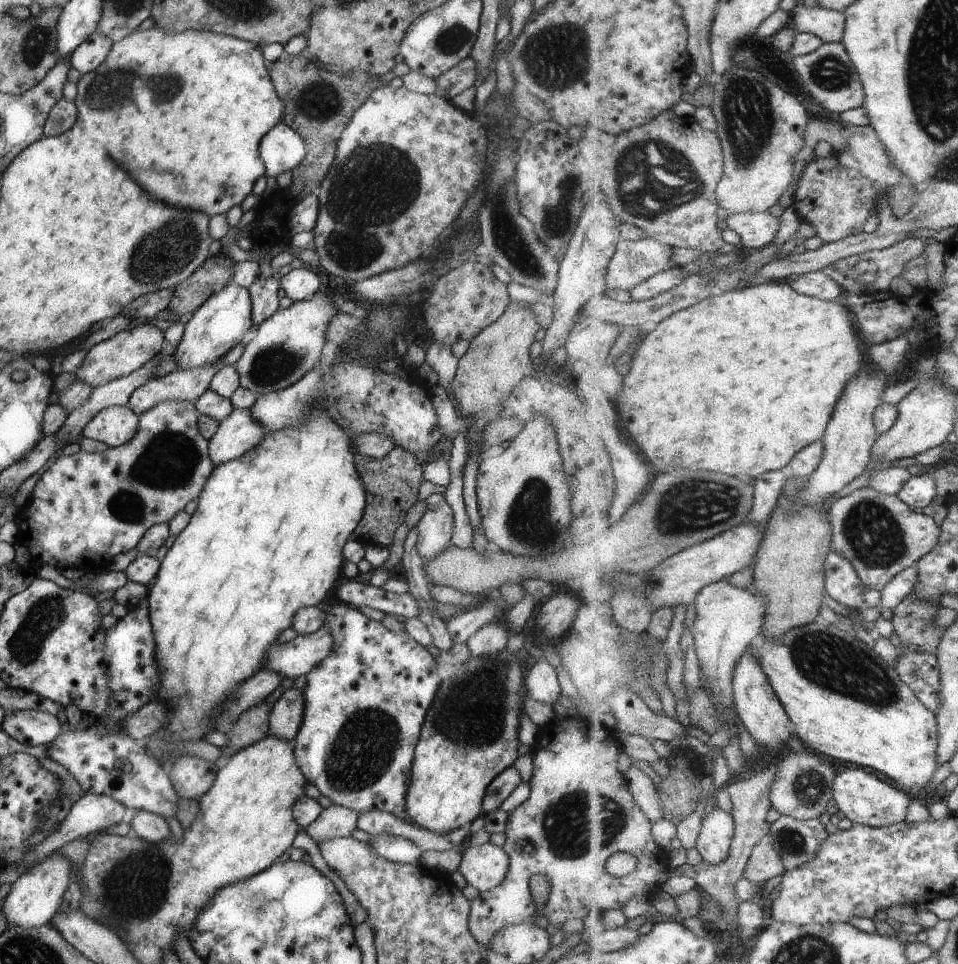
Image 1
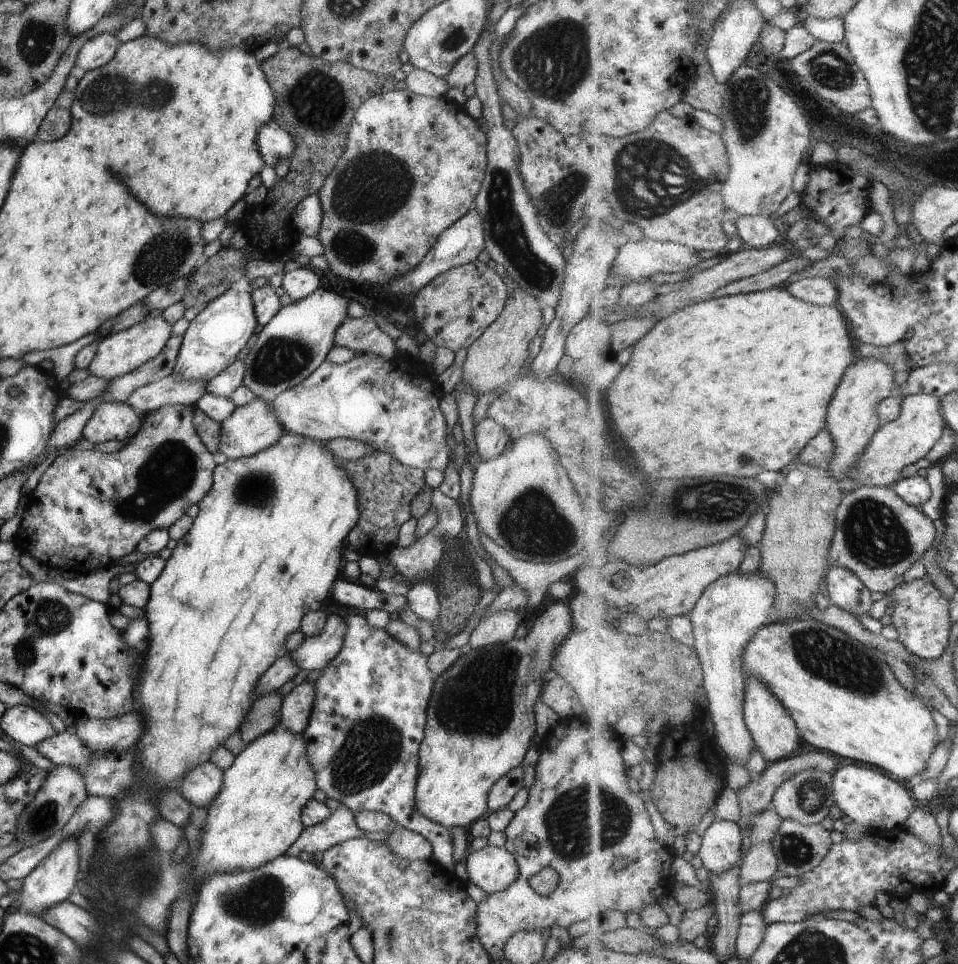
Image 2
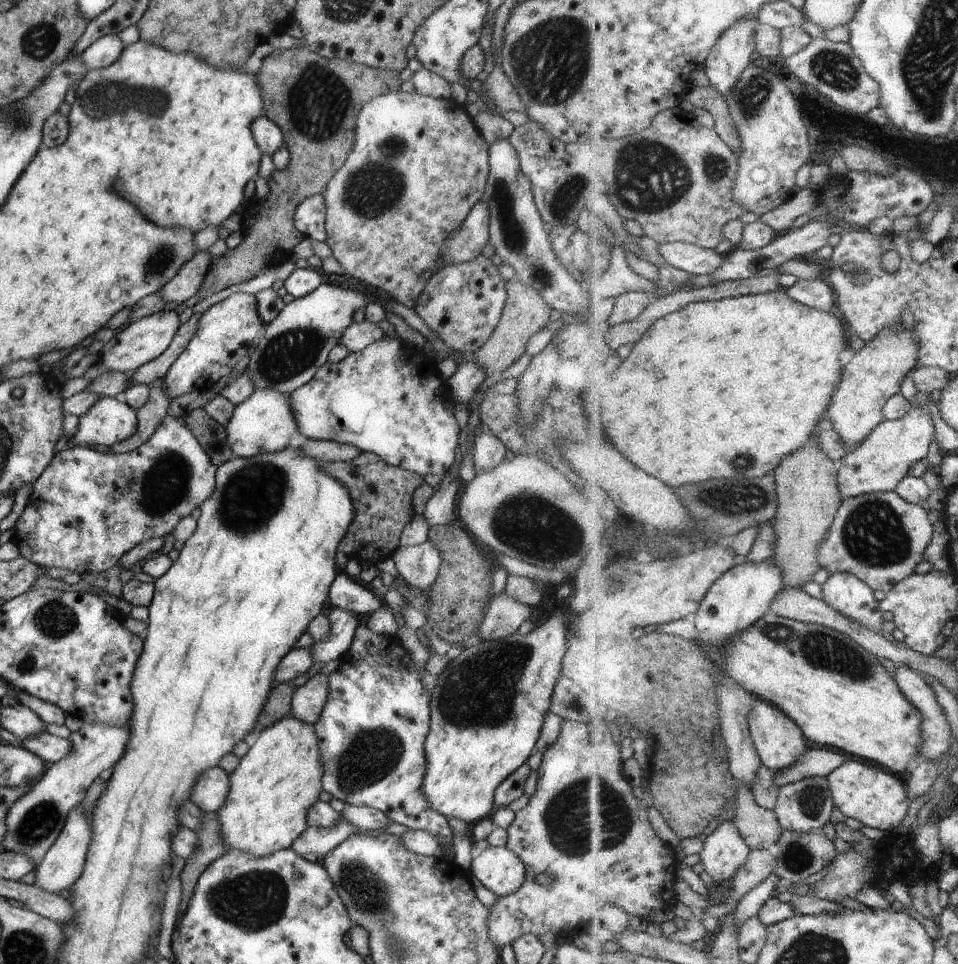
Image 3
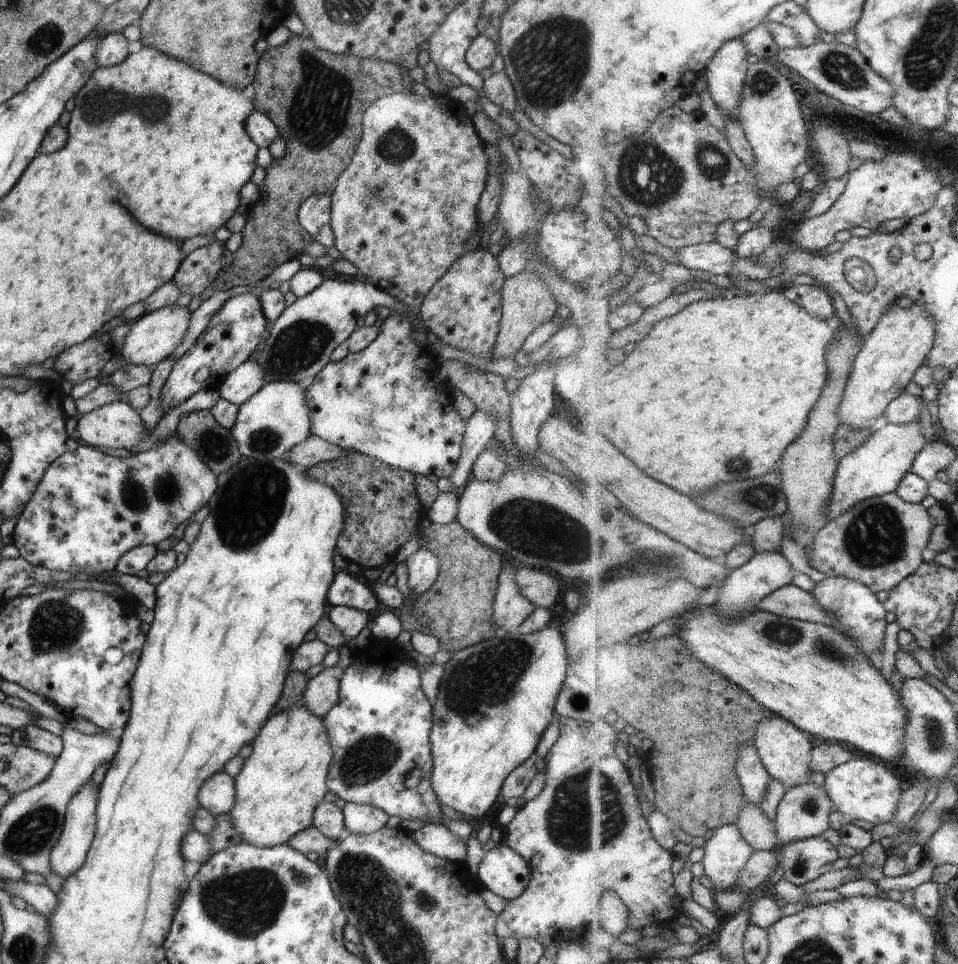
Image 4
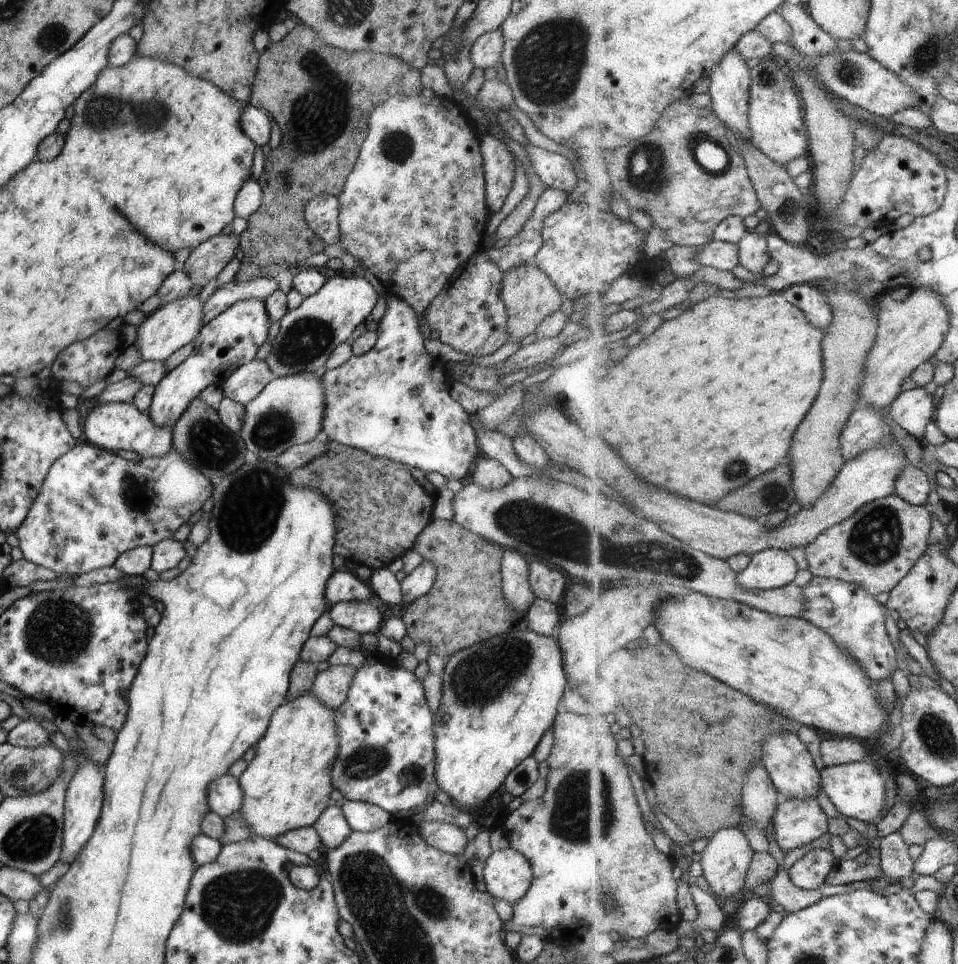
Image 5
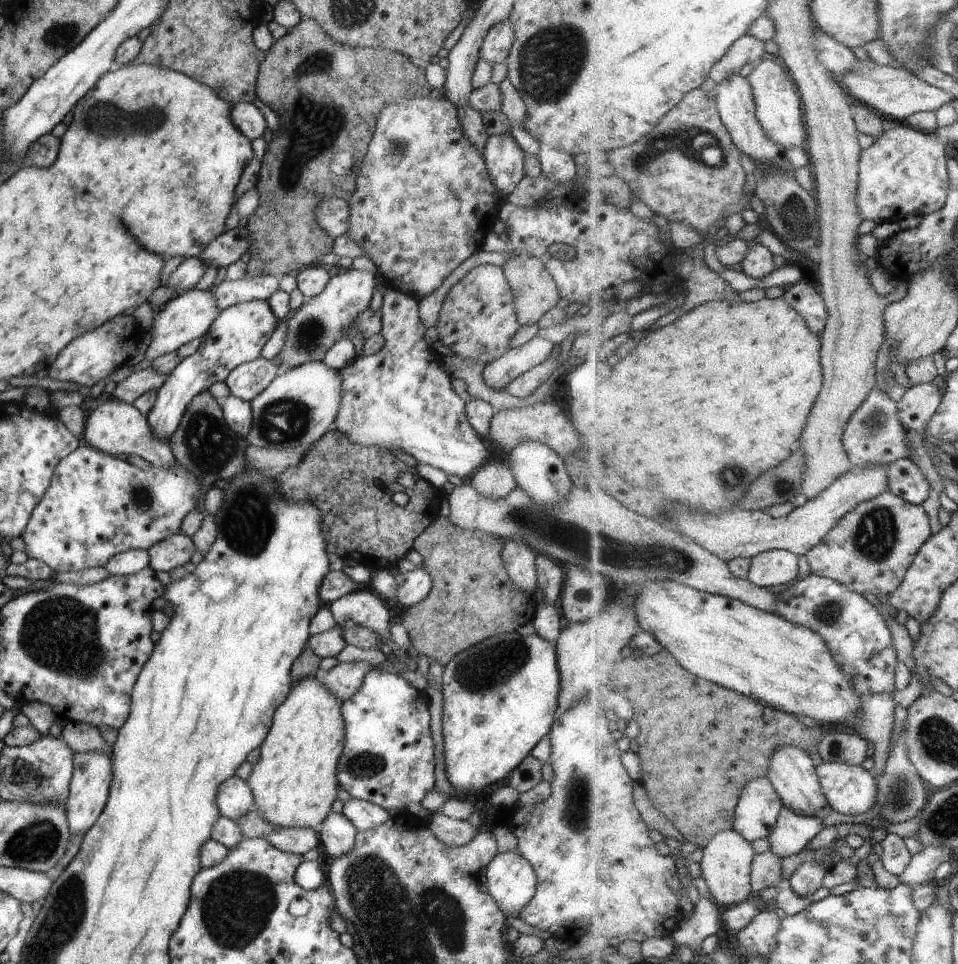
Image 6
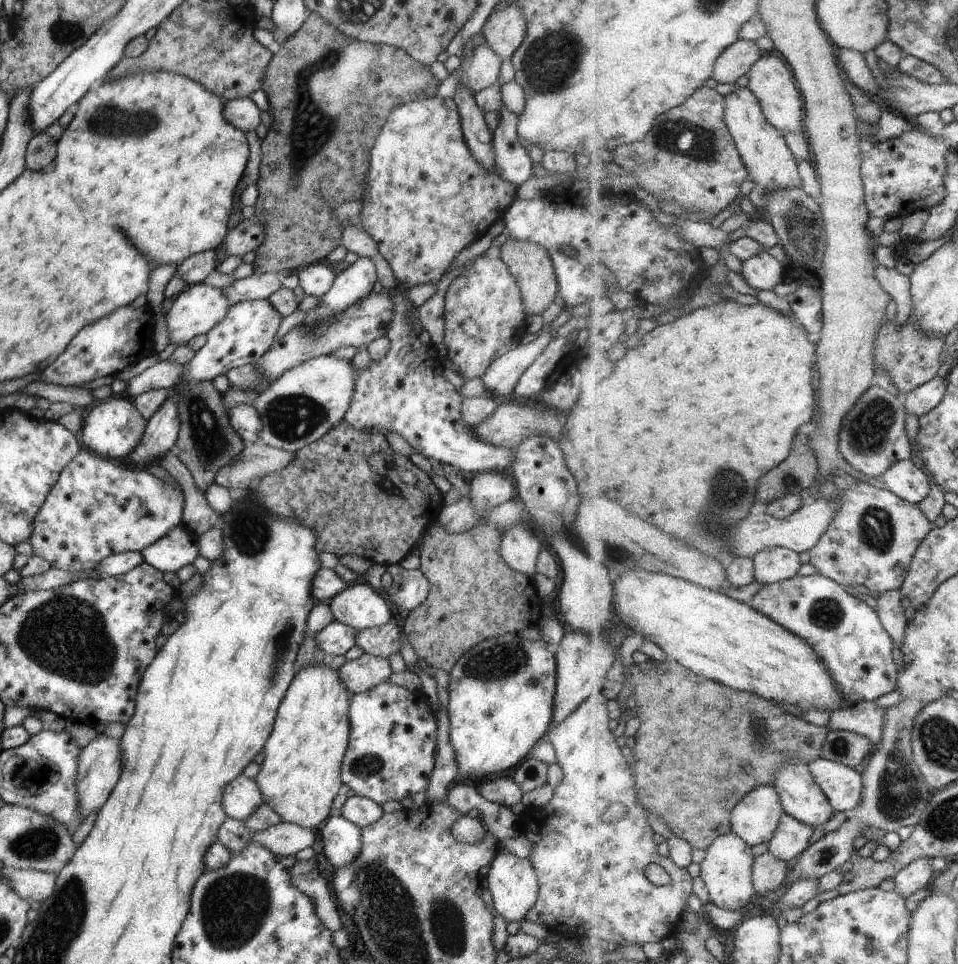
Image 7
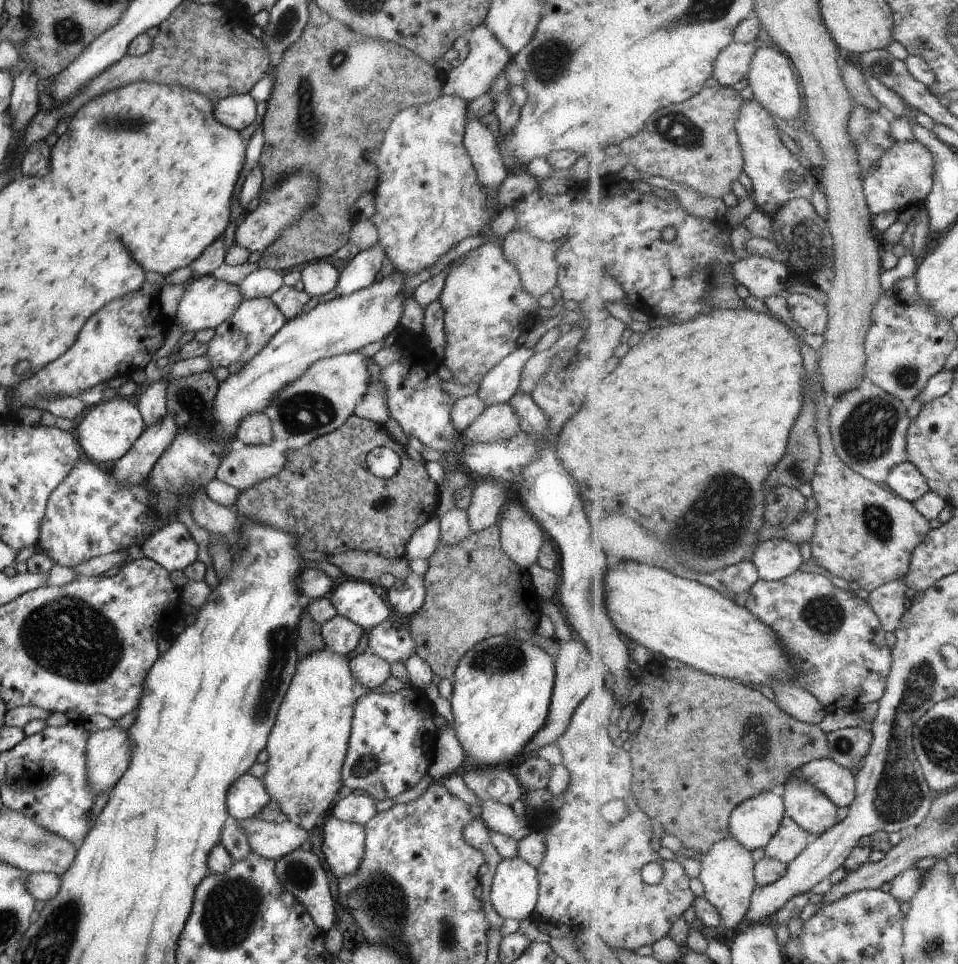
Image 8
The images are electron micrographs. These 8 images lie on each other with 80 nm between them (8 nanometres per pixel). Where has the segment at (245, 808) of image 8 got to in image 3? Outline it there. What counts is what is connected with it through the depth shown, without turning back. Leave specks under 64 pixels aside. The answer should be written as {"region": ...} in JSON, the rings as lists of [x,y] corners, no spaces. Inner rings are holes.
{"region":[[[210,767],[197,778],[189,800],[201,811],[215,813],[223,807],[228,791],[228,775],[221,768]]]}

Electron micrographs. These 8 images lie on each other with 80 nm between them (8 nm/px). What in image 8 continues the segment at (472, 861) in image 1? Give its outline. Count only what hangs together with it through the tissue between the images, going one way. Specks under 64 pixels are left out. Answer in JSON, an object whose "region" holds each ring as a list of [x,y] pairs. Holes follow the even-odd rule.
{"region":[[[518,857],[501,858],[489,873],[489,902],[503,919],[528,919],[539,897],[536,870]]]}

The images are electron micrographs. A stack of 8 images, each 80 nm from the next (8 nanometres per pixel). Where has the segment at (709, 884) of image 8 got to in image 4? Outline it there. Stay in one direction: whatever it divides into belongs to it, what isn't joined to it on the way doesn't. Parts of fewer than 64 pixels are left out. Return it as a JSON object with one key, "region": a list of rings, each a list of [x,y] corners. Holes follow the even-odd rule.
{"region":[[[736,825],[717,828],[703,846],[702,865],[704,874],[718,890],[732,890],[737,887],[745,864],[749,863],[755,851]]]}

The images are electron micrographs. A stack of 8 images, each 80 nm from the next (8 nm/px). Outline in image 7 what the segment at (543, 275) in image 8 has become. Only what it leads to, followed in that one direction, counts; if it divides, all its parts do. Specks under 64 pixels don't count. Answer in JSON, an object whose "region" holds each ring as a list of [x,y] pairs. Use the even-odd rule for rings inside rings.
{"region":[[[509,240],[502,244],[497,251],[501,262],[505,264],[507,272],[513,276],[517,288],[519,288],[519,296],[521,298],[521,310],[526,317],[539,315],[551,302],[556,302],[558,297],[557,281],[553,272],[553,266],[549,262],[547,252],[531,242],[521,242],[521,240]]]}

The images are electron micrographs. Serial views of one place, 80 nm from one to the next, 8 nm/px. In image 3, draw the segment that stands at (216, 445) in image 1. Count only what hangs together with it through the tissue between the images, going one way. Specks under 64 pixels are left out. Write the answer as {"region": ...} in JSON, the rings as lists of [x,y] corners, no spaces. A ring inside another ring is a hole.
{"region":[[[271,388],[254,390],[247,400],[234,408],[229,422],[223,426],[225,442],[232,457],[250,458],[262,453],[277,452],[289,444],[293,434],[300,439],[287,396]]]}

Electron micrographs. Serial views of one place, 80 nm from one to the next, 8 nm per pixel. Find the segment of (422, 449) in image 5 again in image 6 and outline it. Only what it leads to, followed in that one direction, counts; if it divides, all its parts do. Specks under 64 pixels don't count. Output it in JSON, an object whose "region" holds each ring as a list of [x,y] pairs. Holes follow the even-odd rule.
{"region":[[[388,288],[383,296],[377,297],[376,302],[378,303],[380,313],[382,314],[381,324],[383,330],[379,332],[383,336],[382,347],[372,355],[364,357],[355,356],[343,368],[338,370],[341,377],[340,403],[337,414],[335,415],[332,424],[328,426],[328,430],[339,431],[342,435],[346,436],[345,439],[360,445],[365,445],[366,447],[383,447],[389,450],[392,448],[399,448],[399,450],[411,454],[411,456],[415,458],[417,464],[429,464],[429,466],[441,469],[445,474],[454,474],[457,478],[466,481],[483,463],[496,457],[494,451],[483,443],[483,440],[479,438],[478,434],[474,431],[474,428],[468,423],[466,414],[464,413],[464,401],[451,389],[451,384],[449,383],[451,378],[447,374],[445,368],[446,362],[442,360],[439,354],[431,350],[430,344],[427,344],[423,339],[423,332],[426,328],[419,320],[417,302],[415,302],[413,296]]]}

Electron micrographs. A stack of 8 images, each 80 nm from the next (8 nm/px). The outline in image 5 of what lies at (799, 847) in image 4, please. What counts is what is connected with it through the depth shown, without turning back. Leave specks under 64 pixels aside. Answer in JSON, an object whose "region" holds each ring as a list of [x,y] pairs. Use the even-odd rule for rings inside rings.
{"region":[[[812,847],[791,866],[788,874],[797,888],[818,890],[836,866],[835,857],[829,848]]]}

